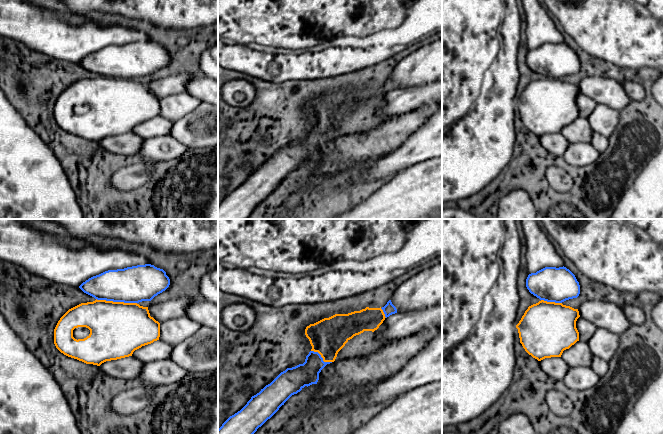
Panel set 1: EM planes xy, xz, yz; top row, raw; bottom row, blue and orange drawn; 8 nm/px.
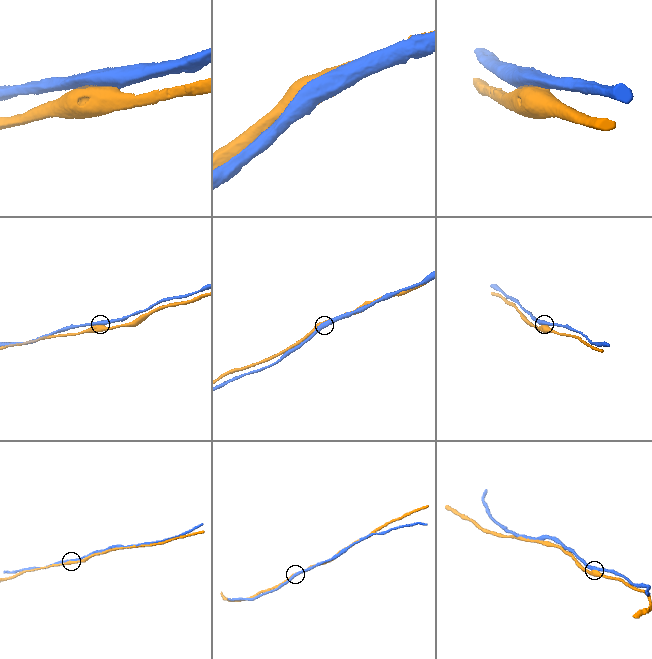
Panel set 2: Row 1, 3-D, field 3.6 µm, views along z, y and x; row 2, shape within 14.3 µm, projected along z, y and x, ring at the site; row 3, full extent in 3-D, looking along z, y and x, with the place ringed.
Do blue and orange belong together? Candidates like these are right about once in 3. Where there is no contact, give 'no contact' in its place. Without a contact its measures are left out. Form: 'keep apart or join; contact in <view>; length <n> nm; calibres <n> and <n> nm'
keep apart; contact in xy; length 340 nm; calibres 300 and 440 nm

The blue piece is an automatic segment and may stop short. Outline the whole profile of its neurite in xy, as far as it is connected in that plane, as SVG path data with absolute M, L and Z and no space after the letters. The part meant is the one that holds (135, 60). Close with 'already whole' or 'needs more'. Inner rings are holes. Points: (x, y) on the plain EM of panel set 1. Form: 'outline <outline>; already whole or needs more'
outline M151 40L108 46L83 58L79 64L97 76L124 79L151 77L165 67L170 55Z; already whole

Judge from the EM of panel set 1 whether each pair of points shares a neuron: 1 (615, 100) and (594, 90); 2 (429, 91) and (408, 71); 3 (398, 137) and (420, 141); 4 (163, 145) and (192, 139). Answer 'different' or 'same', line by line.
1: same
2: different
3: different
4: different

